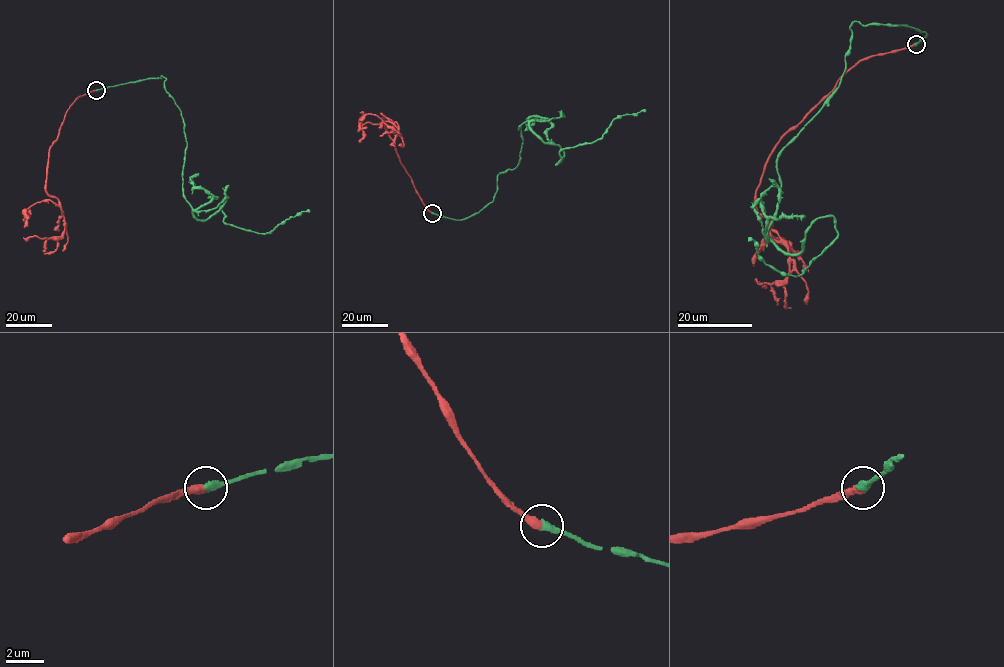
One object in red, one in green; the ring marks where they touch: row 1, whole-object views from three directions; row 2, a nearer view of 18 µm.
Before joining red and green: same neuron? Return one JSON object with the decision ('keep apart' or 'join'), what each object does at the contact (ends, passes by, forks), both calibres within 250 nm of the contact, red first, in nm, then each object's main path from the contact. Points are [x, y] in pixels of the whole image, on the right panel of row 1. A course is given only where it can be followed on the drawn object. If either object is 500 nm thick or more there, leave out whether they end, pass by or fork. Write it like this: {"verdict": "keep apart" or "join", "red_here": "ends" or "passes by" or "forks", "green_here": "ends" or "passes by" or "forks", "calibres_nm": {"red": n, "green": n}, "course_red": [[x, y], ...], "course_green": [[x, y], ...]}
{"verdict": "join", "red_here": "ends", "green_here": "ends", "calibres_nm": {"red": 440, "green": 400}, "course_red": [[916, 44], [852, 66], [775, 146], [755, 205], [788, 249], [788, 273], [782, 281], [764, 282]], "course_green": [[916, 44], [855, 21], [777, 158], [767, 236], [798, 254], [829, 216], [838, 236], [800, 275], [749, 238]]}

